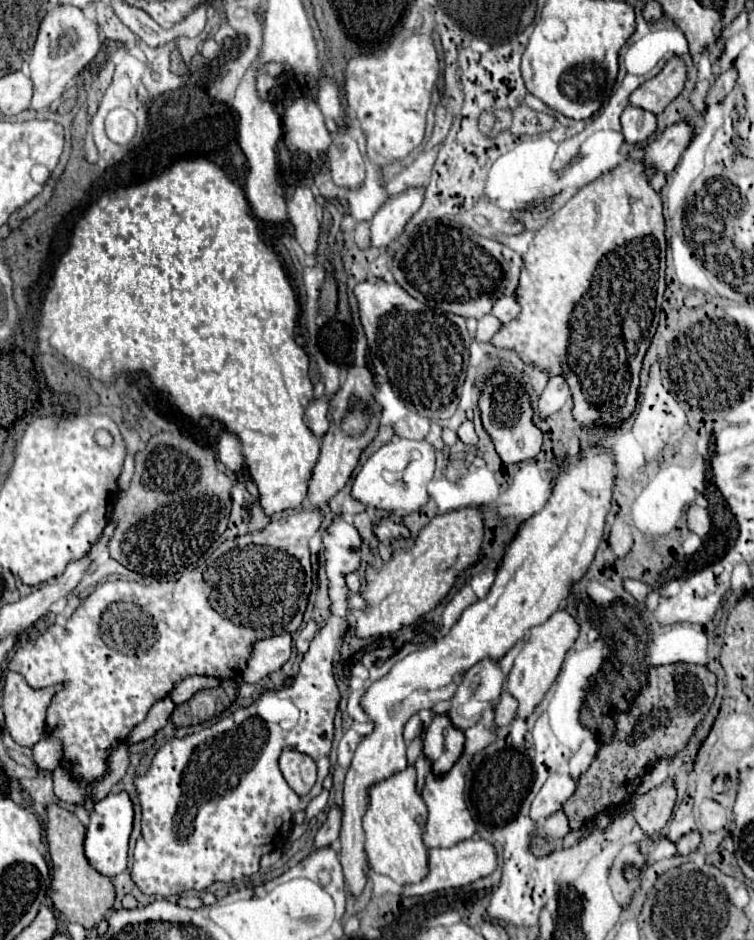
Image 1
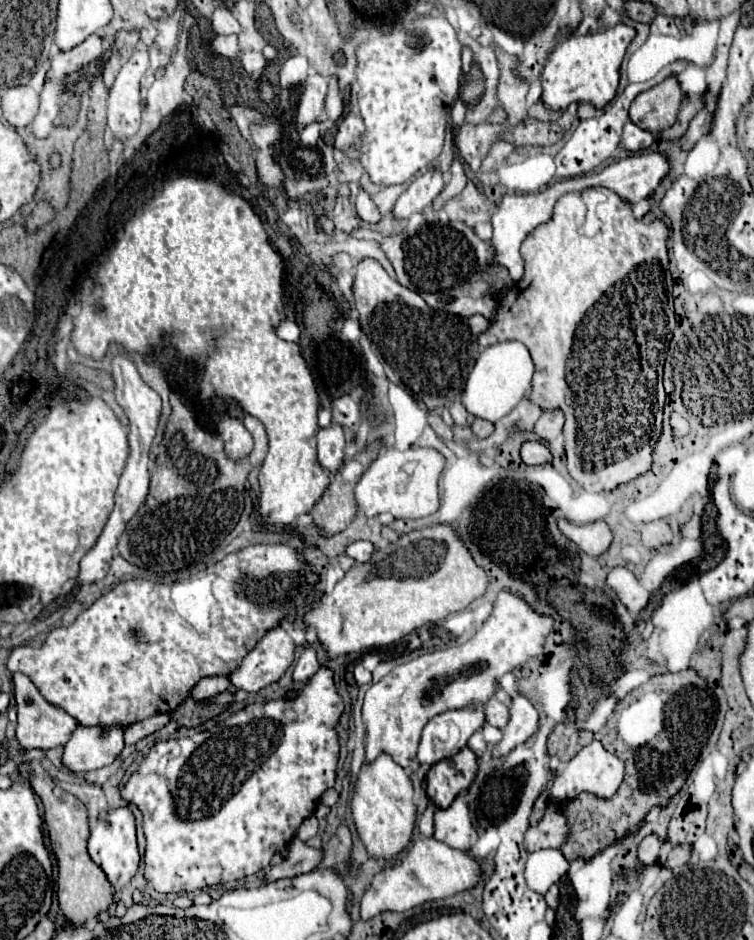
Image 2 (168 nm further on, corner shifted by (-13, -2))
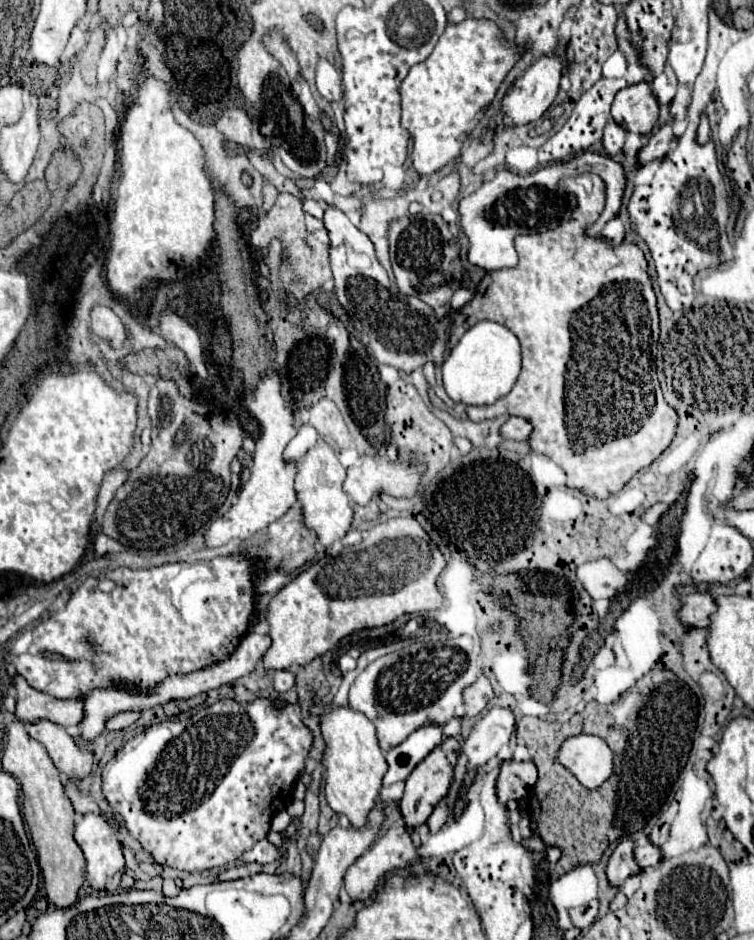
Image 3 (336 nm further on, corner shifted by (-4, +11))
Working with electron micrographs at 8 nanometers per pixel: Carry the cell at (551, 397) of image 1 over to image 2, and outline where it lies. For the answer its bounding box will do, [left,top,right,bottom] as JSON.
[534,411,564,441]

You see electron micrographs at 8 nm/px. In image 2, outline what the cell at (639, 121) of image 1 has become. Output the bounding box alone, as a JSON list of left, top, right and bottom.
[622,121,654,153]

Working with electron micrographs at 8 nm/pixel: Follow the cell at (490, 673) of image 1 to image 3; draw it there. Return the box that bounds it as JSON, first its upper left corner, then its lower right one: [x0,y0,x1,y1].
[383,722,443,786]

